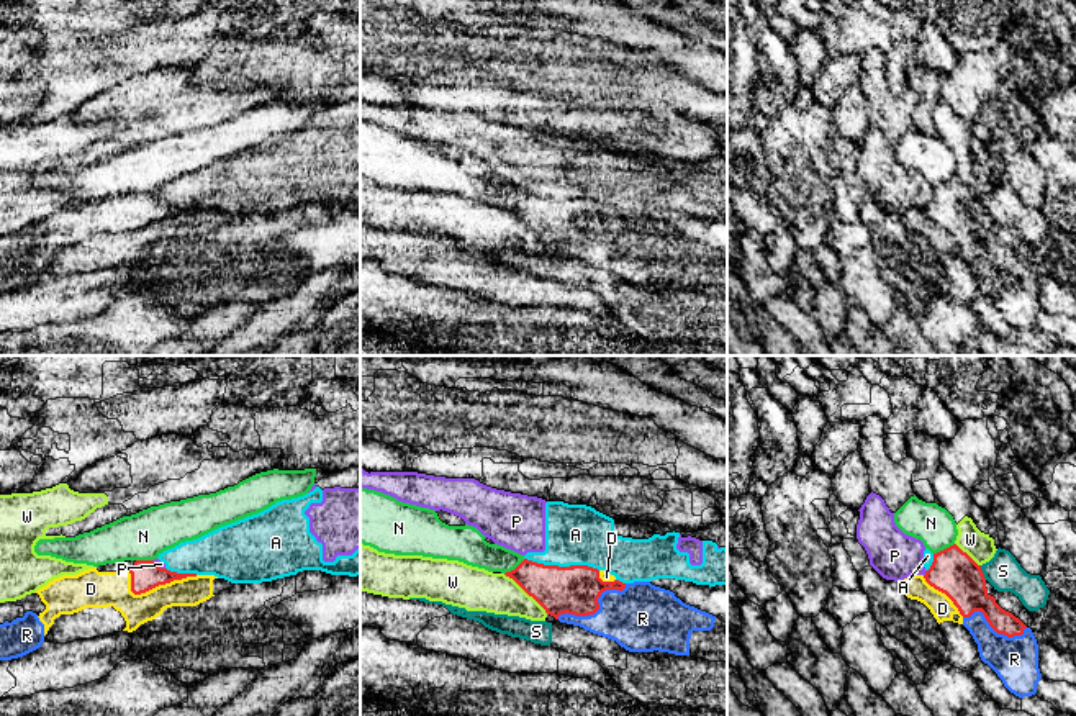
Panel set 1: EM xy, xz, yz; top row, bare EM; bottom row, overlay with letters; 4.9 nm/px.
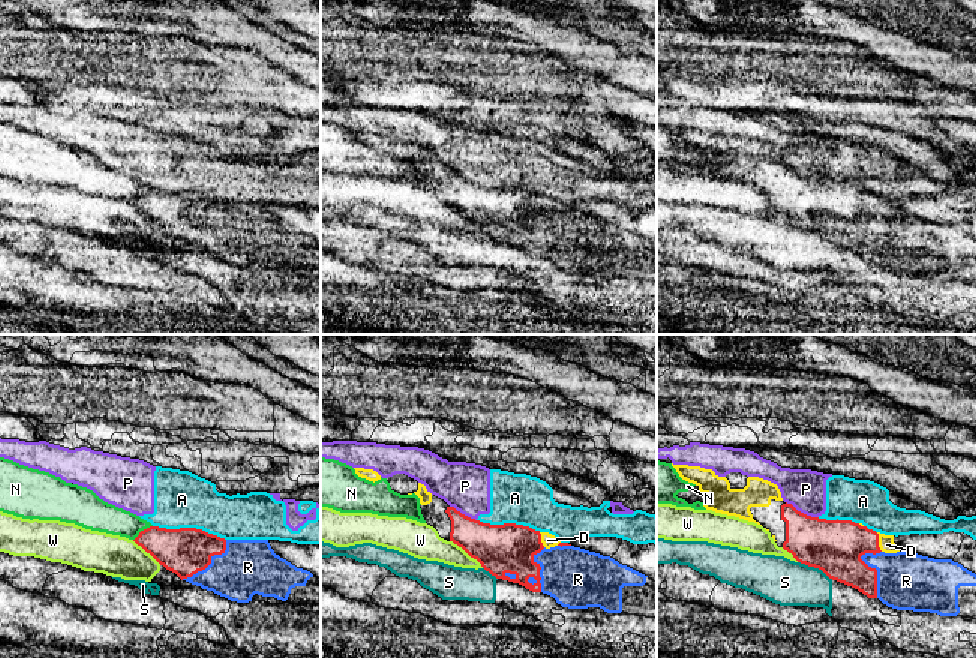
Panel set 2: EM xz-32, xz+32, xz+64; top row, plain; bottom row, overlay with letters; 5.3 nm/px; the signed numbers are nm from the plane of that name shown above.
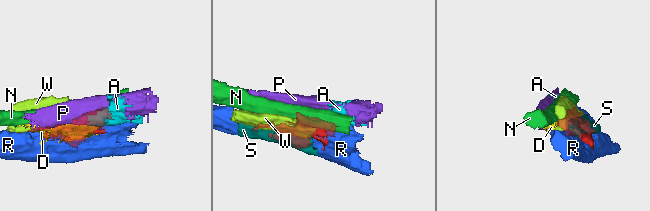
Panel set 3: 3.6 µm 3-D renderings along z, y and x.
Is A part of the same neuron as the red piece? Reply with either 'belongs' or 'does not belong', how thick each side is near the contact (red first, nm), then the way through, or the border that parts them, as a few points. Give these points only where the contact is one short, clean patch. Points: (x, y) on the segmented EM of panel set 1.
does not belong | 240/300 nm

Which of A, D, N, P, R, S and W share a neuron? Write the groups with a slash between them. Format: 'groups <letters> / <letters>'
groups A P / D / N / R / S / W

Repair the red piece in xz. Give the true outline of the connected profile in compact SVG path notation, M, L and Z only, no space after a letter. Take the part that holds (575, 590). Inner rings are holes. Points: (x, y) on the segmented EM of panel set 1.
M524 559L514 570L506 572L547 614L590 616L599 610L598 598L606 590L626 588L614 575L588 565L544 565Z

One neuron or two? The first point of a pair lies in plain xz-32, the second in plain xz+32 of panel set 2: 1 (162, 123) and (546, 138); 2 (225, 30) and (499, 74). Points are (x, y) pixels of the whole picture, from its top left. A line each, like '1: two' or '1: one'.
1: two
2: two

